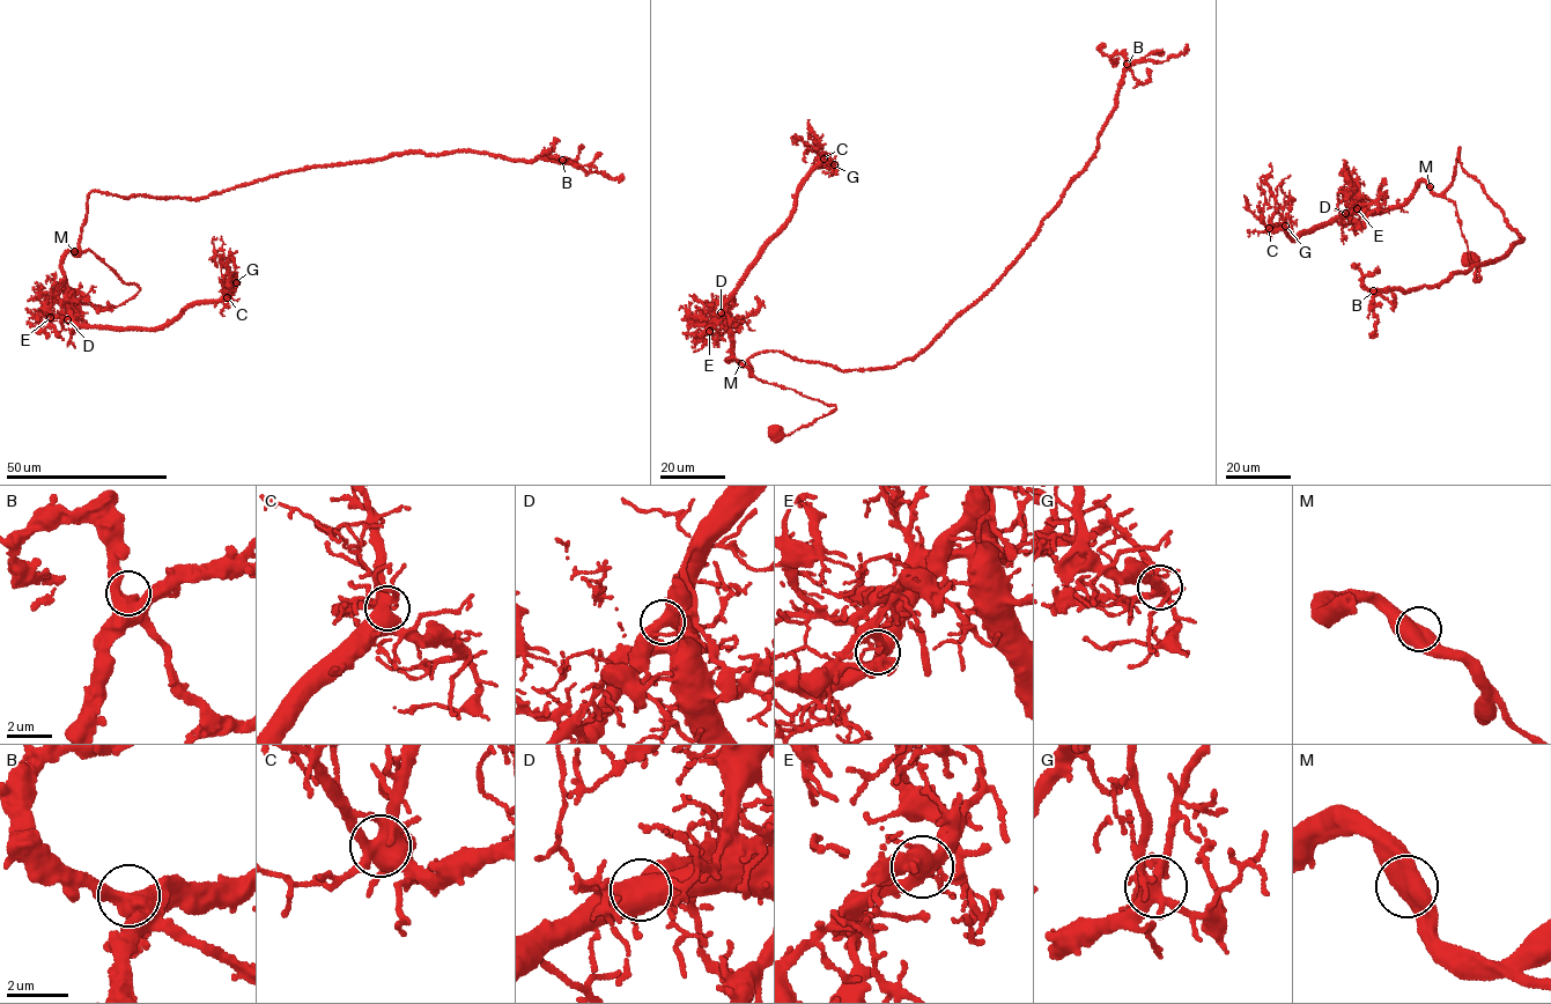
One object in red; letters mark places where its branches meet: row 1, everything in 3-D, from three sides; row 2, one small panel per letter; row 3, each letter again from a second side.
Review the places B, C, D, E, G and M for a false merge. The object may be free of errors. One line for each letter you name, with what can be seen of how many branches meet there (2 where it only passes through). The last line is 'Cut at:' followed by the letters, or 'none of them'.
Cut at: none of them

